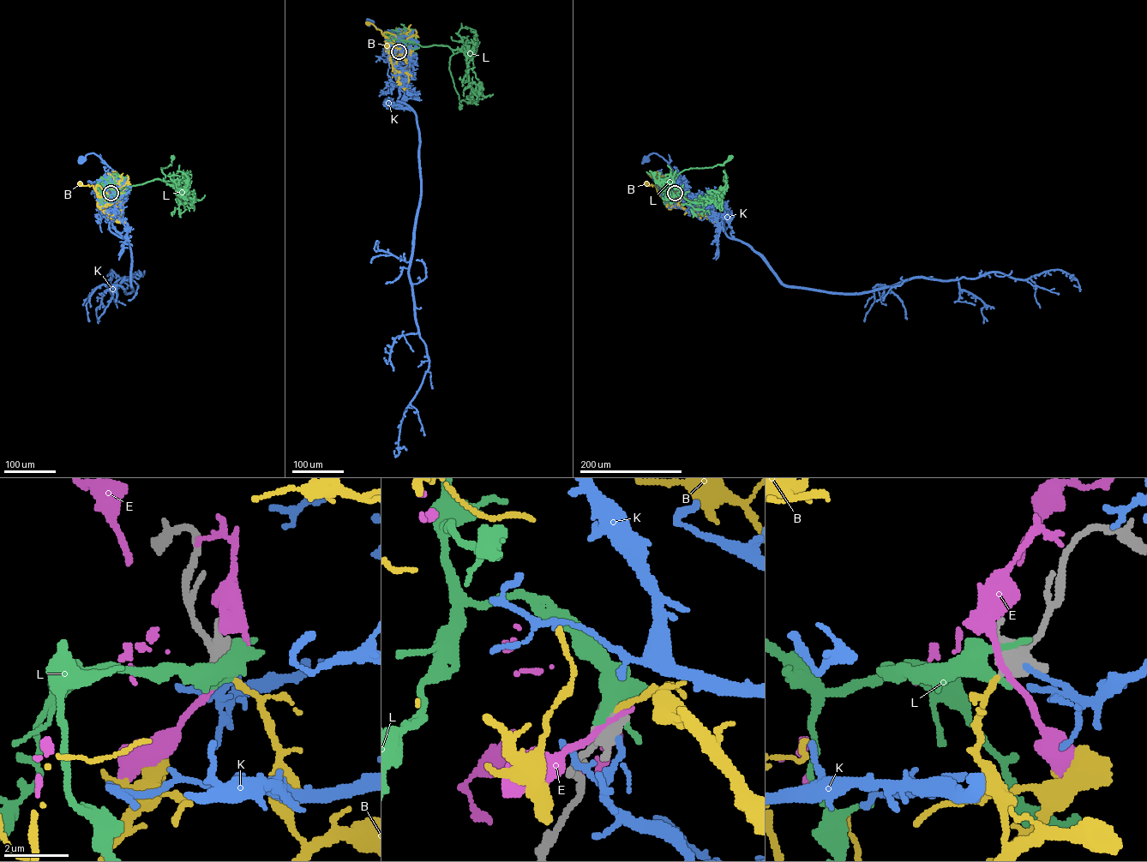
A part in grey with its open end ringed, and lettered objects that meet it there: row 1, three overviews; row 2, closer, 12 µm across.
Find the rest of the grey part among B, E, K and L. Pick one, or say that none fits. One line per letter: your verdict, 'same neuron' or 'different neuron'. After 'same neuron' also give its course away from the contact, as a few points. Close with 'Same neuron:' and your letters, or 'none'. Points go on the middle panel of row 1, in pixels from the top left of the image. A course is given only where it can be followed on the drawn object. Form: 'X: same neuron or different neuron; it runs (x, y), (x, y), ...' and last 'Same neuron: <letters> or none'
B: same neuron; it runs (399, 51), (396, 44), (383, 35), (381, 31), (367, 22)
E: different neuron
K: different neuron
L: different neuron
Same neuron: B

